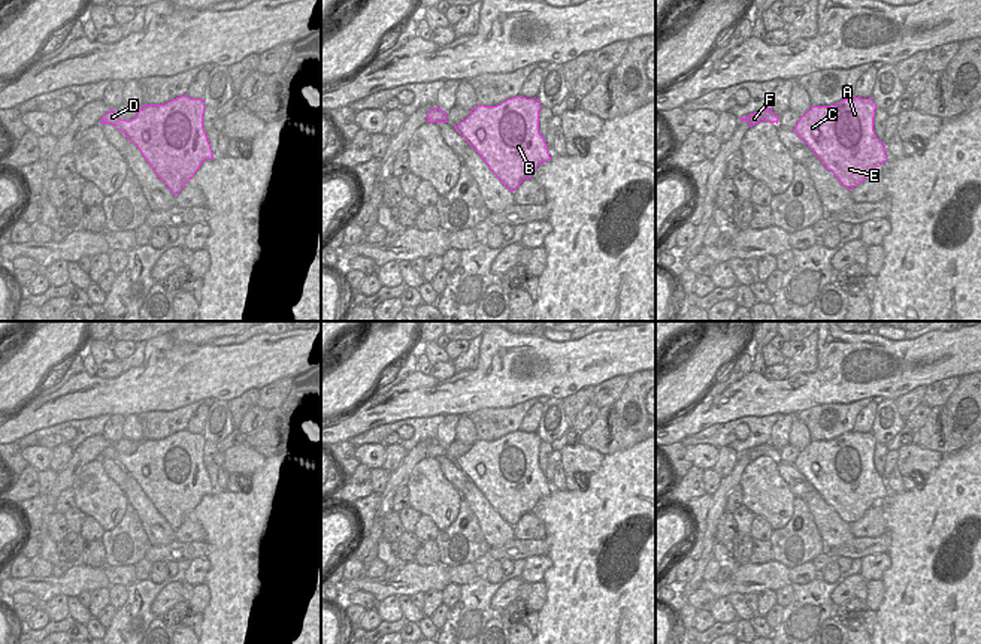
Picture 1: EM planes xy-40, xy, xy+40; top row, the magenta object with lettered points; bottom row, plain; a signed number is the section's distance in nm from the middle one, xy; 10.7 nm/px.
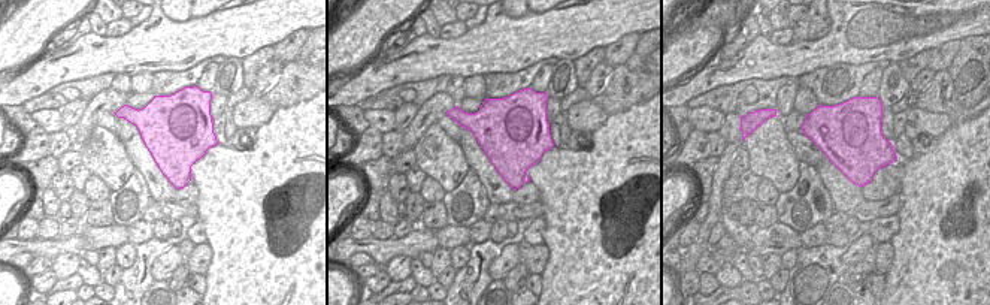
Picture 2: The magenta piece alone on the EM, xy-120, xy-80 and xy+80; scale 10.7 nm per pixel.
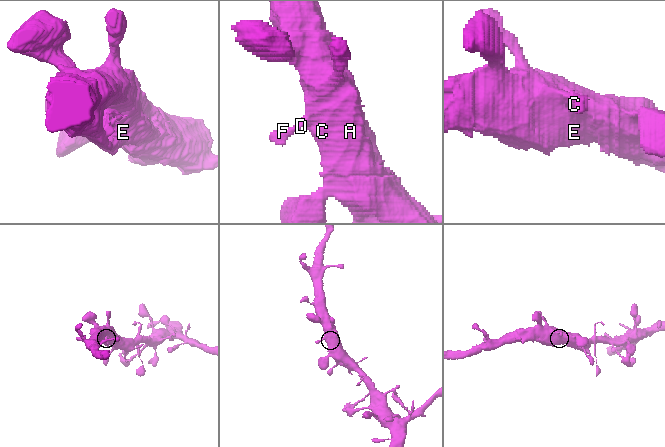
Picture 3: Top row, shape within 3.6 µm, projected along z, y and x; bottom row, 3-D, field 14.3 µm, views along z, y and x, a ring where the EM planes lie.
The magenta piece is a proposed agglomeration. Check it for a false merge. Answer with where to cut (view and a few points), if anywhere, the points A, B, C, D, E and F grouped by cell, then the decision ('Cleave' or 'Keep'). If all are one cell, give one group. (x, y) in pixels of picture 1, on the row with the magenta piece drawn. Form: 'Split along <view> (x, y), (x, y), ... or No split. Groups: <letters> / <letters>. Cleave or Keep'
No split. Groups: A B C D E F. Keep.

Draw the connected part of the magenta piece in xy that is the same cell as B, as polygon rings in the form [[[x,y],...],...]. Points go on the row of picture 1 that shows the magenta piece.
[[[517,96],[497,106],[478,105],[470,115],[454,129],[481,155],[490,170],[511,191],[532,178],[536,167],[551,160],[544,136],[539,133],[539,100]]]

